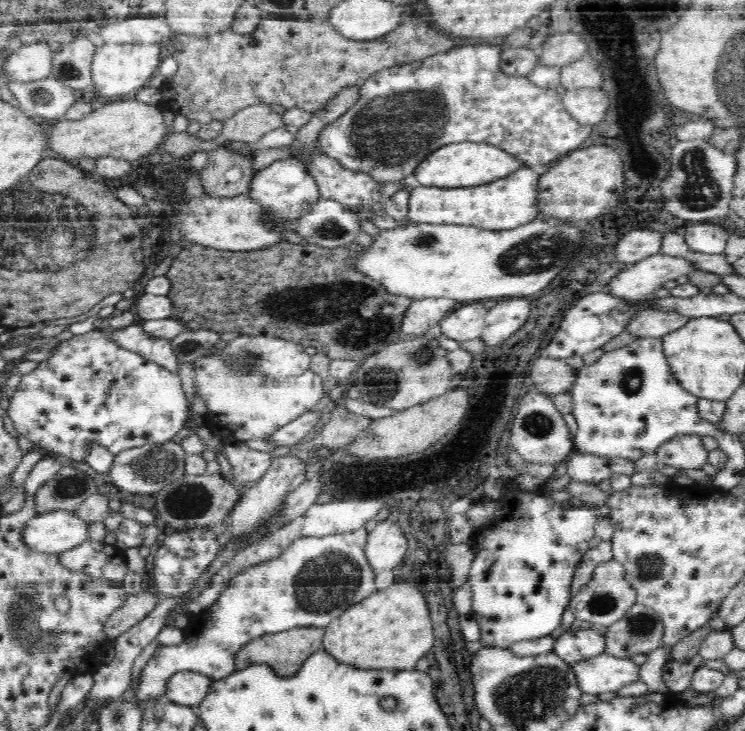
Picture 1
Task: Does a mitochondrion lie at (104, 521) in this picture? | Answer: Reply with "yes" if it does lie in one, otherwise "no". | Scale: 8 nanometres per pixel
no

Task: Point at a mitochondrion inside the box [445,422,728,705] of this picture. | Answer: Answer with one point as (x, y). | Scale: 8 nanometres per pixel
(648, 566)

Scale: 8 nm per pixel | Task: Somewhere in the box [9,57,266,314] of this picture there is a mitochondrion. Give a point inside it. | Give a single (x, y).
(66, 70)

